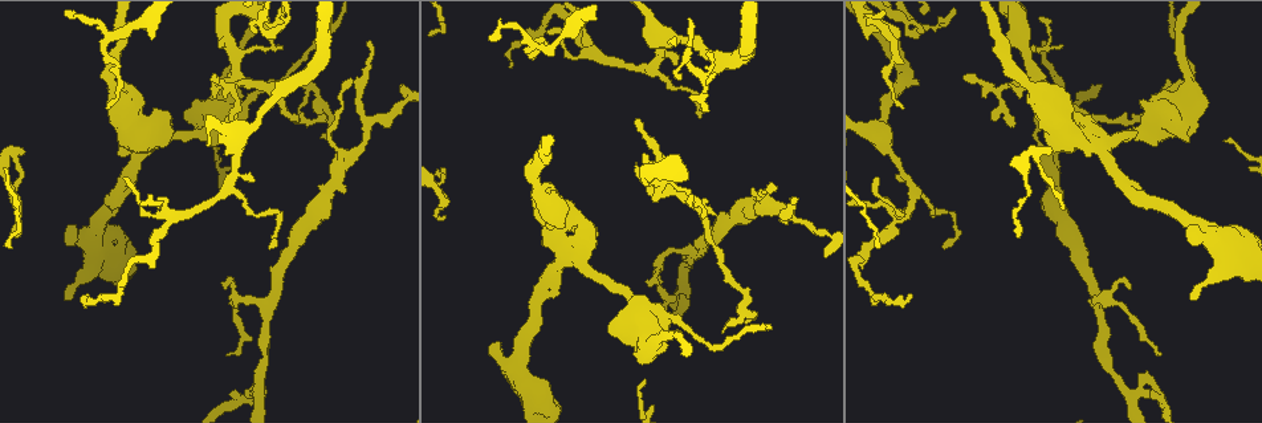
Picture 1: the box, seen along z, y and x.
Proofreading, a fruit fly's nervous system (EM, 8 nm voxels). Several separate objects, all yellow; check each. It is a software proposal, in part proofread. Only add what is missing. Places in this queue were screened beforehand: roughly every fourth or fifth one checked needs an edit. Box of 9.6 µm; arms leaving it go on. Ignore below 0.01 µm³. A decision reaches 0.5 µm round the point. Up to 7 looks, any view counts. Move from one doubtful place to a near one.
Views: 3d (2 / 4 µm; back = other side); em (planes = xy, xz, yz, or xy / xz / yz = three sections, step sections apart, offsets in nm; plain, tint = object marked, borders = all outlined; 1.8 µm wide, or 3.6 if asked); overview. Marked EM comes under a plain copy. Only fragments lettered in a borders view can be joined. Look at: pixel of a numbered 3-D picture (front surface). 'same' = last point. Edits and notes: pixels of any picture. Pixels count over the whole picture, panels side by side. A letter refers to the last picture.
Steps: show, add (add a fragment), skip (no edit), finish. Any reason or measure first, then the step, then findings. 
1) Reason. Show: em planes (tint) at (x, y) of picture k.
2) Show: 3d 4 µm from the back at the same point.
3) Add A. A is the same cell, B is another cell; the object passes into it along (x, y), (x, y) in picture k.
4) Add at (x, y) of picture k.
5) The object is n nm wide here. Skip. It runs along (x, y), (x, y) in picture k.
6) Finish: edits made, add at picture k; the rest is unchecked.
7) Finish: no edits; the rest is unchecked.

Free end. Show: em planes (borders) at (499, 348) of picture 1.

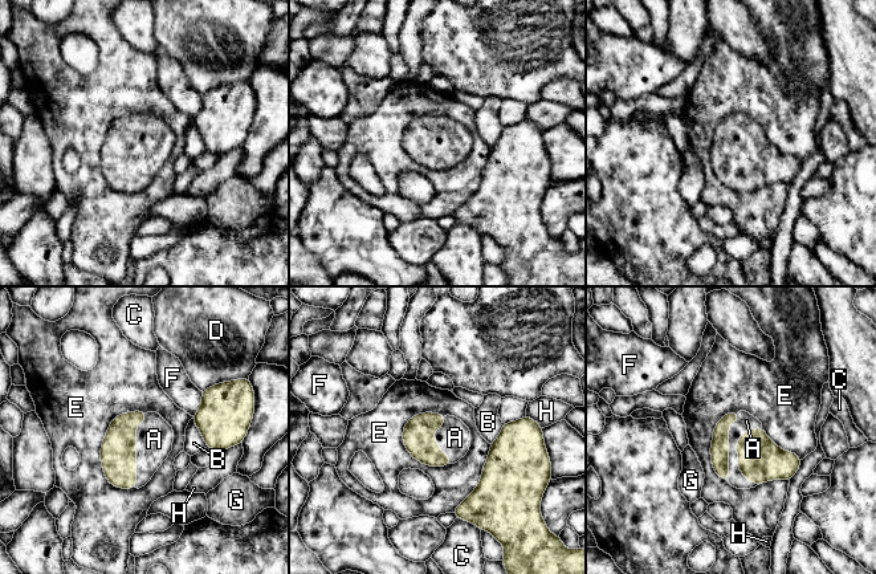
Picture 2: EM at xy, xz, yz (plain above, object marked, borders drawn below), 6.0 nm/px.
The object is 190 nm wide here. Add at (746, 420) of picture 2. A is the same cell, B, C, D, E, F, G and H are other cells; the object passes into it along (766, 461), (738, 454), (746, 420) in picture 2; it goes on there.

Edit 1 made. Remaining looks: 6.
See it whole again. Show: overview.

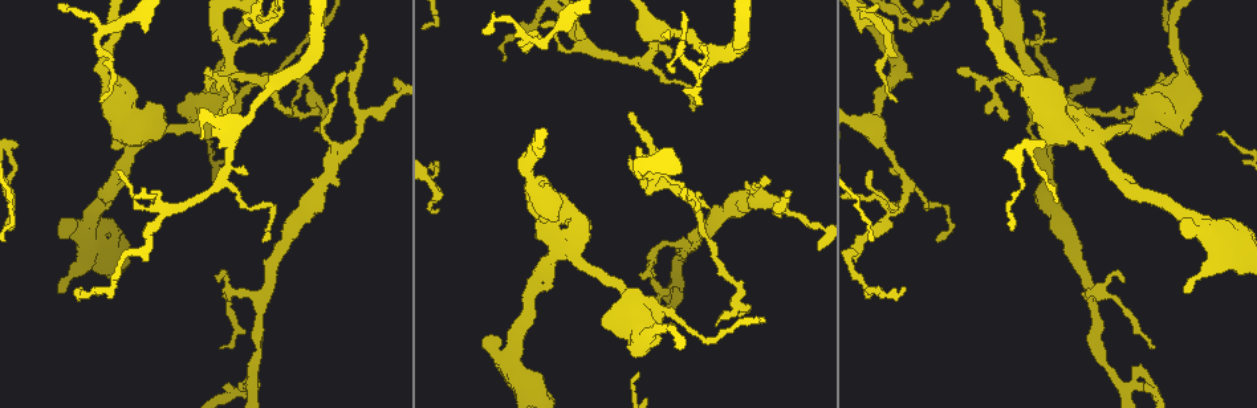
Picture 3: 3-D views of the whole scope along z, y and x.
Free end. Show: em yz step 4 (tint) at (1002, 78) of picture 3.

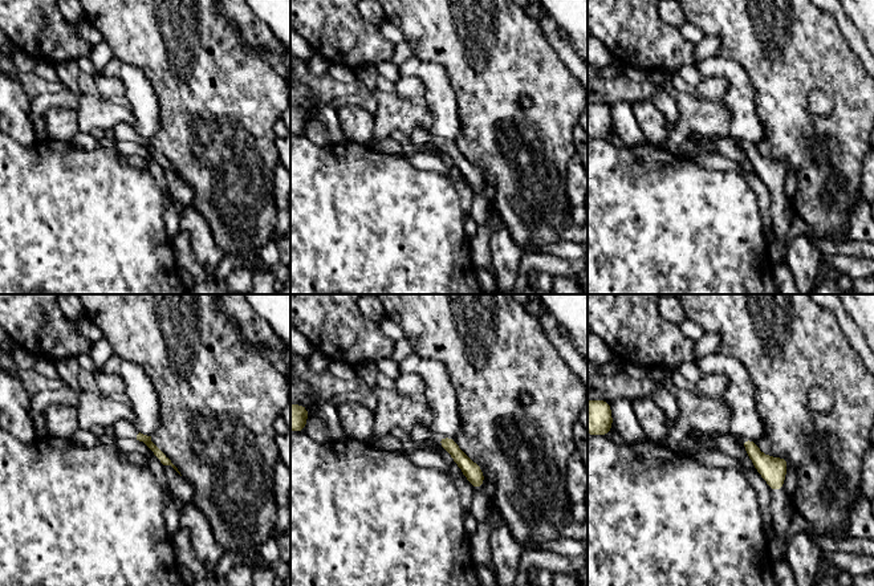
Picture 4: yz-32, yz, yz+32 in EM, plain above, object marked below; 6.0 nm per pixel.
Another direction. Show: em planes (borders) at the same point.

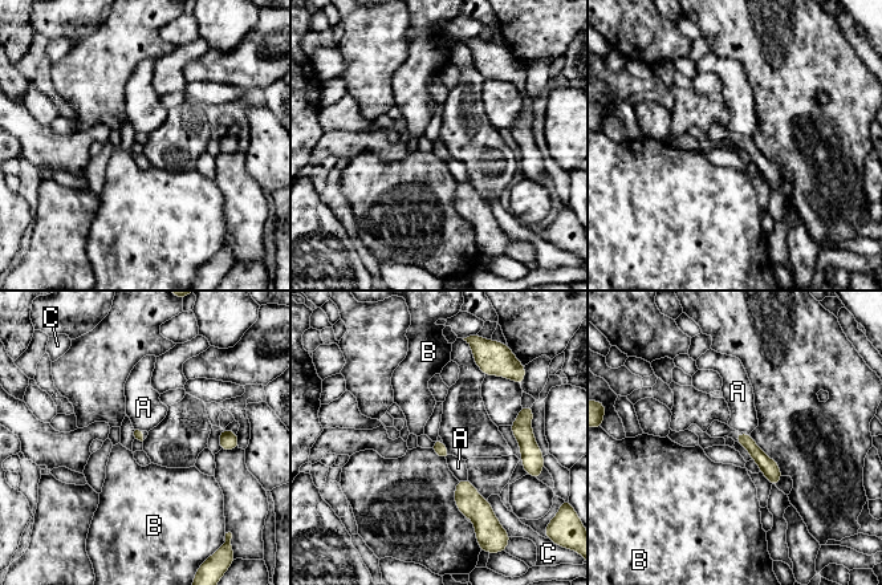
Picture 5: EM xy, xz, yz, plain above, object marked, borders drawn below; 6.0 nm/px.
Skip. A, B and C are other cells; it runs along (739, 437), (771, 470), (773, 482) in picture 5; no lettered fragment goes on from it.

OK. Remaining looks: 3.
Stops while still wide. Show: 3d 4 µm at (627, 291) of picture 3.

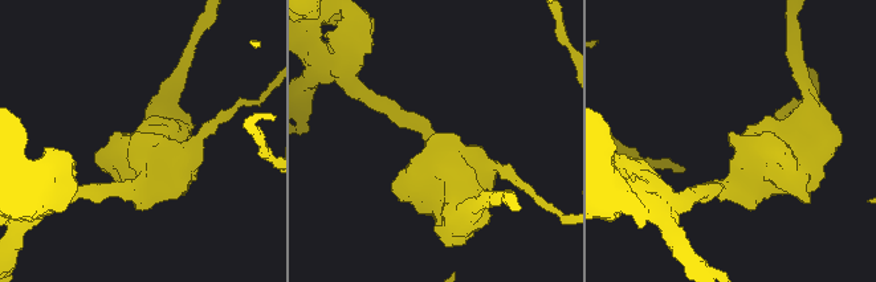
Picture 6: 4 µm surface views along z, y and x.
Show: em 3.6 µm yz step 4 (tint) at (730, 134) of picture 6.

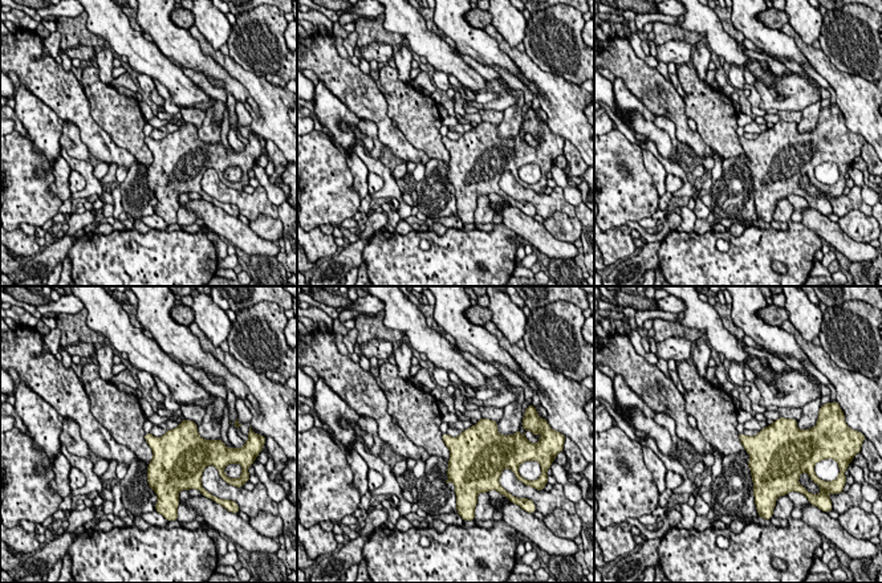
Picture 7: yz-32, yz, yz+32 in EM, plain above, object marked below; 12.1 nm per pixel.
Cut it another way. Show: em 3.6 µm planes (borders) at the same point.

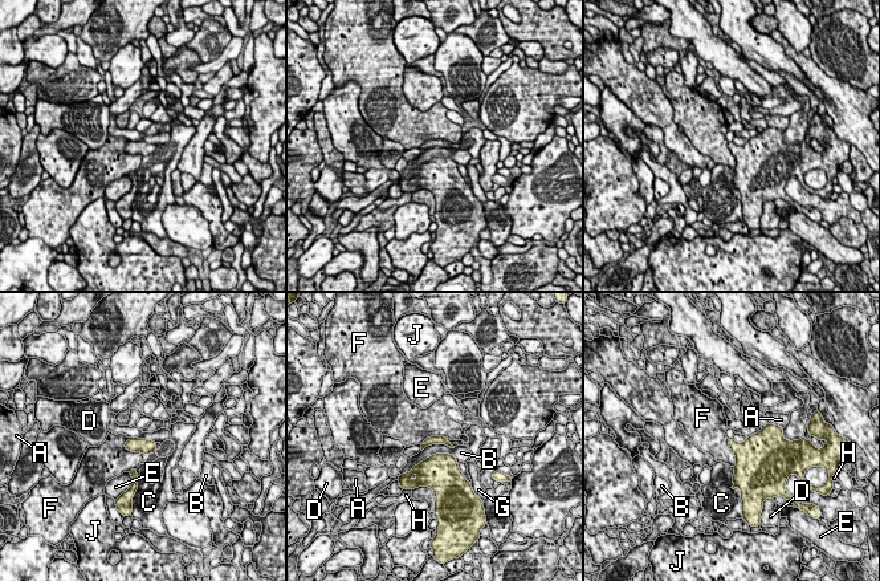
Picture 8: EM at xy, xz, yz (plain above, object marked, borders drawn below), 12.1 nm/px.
Skip. A, B, C, D, E, F, G, H and J are other cells; it runs along (447, 442), (430, 441), (423, 446) in picture 8; none of them fits.

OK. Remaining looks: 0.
Finish: edits made, add at picture 2; the rest is unchecked.

